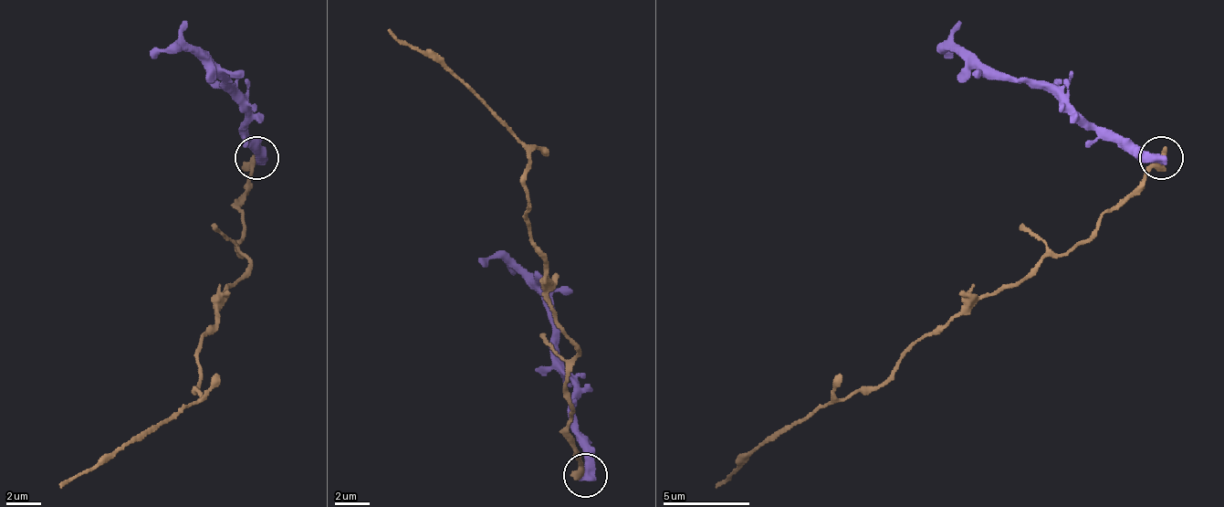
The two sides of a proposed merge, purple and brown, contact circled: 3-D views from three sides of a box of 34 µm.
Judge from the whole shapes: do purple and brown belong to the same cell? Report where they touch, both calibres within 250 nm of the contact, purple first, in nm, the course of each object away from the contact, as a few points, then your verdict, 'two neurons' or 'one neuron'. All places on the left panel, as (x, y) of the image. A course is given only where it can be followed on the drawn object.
at (256, 158); 600 nm thick on the purple side, 480 nm on the other; purple runs (257, 156), (245, 139), (245, 109), (193, 52), (149, 57); brown runs (257, 156), (240, 205), (240, 252), (249, 265), (218, 296), (218, 322), (201, 339), (196, 400), (57, 483); two neurons

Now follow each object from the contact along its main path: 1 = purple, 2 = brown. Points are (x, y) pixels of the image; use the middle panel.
1: (586, 476), (586, 446), (573, 424), (573, 381), (556, 354), (547, 298), (507, 258), (477, 263)
2: (586, 476), (569, 433), (578, 350), (529, 237), (525, 145), (386, 28)

